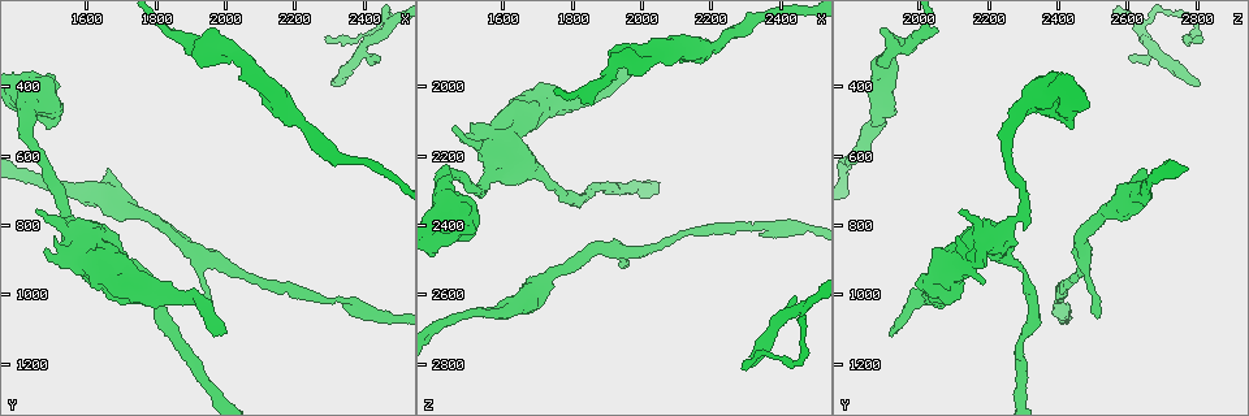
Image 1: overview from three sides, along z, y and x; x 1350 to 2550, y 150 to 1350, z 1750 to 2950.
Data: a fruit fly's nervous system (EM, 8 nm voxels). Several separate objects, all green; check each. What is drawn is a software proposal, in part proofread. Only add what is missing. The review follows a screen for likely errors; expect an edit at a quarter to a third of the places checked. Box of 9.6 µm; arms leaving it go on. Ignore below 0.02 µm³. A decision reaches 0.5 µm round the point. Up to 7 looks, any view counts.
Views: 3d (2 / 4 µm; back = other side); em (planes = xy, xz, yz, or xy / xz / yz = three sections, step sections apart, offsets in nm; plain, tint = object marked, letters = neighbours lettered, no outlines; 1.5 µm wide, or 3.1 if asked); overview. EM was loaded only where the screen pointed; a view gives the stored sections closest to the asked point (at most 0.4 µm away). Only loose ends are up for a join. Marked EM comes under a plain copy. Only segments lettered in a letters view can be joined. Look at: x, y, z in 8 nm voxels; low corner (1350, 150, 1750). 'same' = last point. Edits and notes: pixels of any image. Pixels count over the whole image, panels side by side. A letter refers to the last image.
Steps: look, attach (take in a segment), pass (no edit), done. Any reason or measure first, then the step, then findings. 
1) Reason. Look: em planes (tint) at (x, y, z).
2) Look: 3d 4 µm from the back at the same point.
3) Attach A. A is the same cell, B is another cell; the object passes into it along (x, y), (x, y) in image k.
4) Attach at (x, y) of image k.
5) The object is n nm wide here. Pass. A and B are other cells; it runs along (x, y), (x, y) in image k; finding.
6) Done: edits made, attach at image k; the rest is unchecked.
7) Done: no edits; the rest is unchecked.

Free end. Look: 3d 2 µm from the back at (1660, 630, 2650).

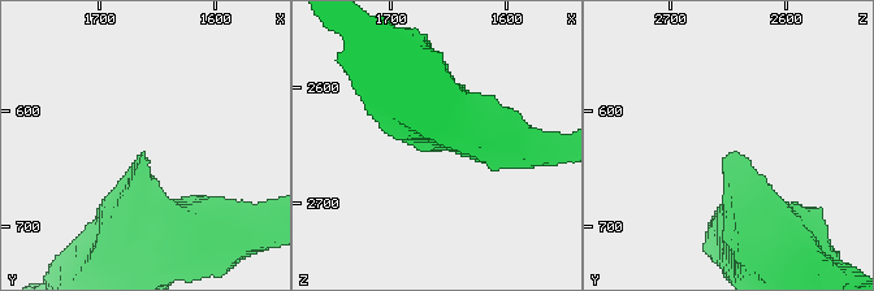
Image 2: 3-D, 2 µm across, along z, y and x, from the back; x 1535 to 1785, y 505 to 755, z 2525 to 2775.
Now the EM. Look: em planes (letters) at (1660, 640, 2654).

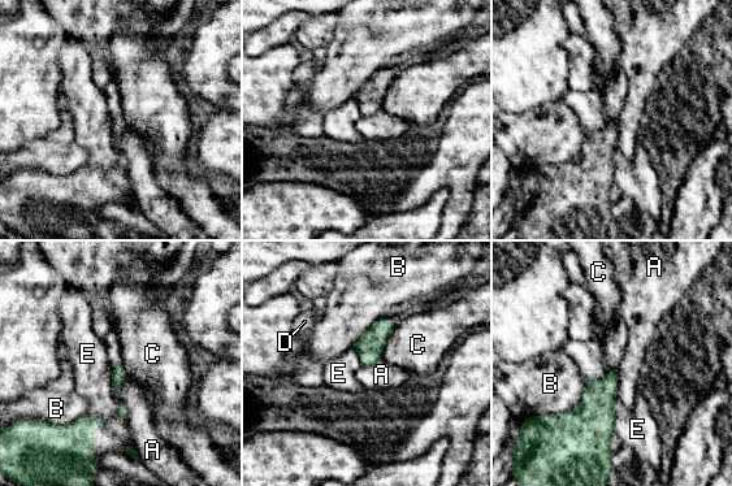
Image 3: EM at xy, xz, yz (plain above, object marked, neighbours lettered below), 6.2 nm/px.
Pass. A, B, C, D and E are other cells; a border runs along (618, 368), (618, 391), (615, 396) in image 3; none of them fits.

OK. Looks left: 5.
Long arm stops here. Look: em xy step 8 (letters) at (1980, 1130, 1910).

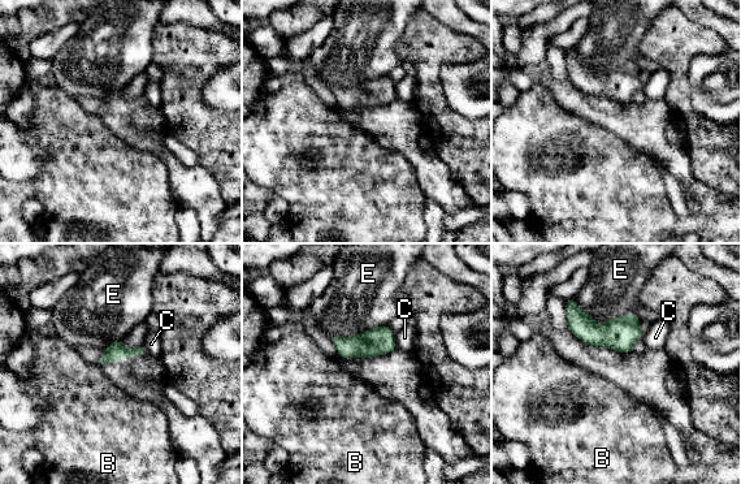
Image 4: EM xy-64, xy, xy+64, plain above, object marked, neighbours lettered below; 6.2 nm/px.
Pass. B, C and E are other cells; it runs along (142, 351), (113, 353), (102, 362) in image 4; none of them fits.

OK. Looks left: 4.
An open end. Look: em planes (letters) at (1510, 840, 2110).

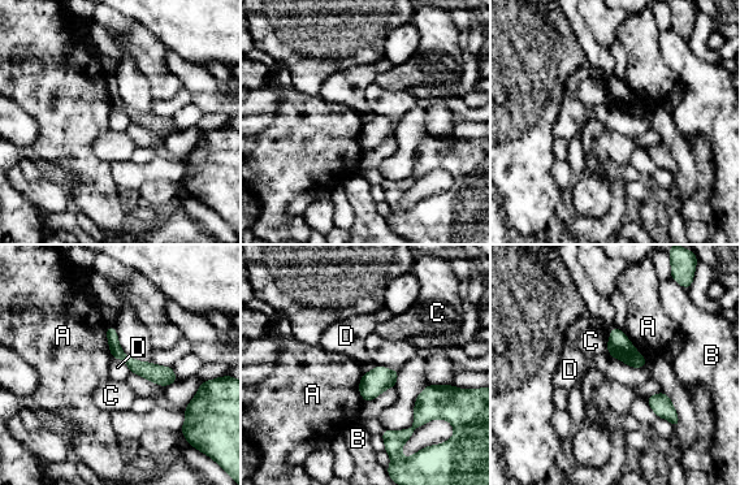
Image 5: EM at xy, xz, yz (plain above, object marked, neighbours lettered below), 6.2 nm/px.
The longest contact is with D, 260 nm. Pass. A, B, C and D are other cells; none of them fits.

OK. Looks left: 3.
Done: no edits; the rest is unchecked.

